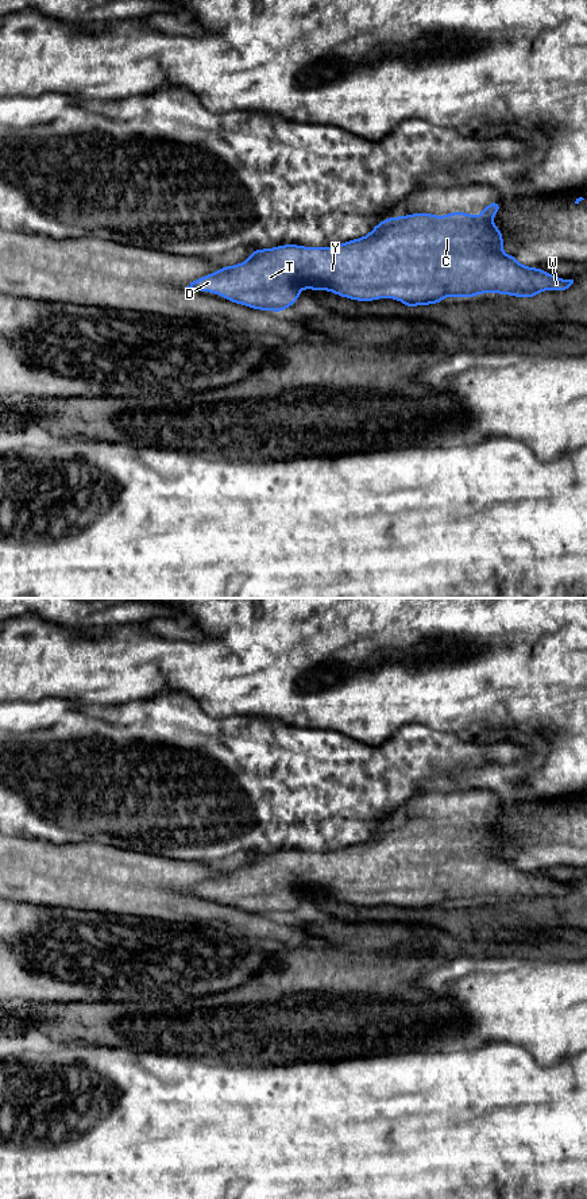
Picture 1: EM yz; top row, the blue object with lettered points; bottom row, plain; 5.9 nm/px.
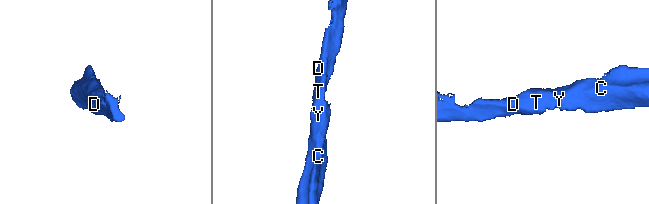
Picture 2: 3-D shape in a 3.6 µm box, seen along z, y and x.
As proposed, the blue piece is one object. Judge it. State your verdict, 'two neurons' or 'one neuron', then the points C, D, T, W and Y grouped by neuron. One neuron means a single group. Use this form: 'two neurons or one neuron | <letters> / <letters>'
one neuron | C D T W Y

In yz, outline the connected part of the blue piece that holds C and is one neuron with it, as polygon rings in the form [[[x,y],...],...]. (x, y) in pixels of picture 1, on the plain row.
[[[499,805],[487,809],[480,822],[476,824],[468,817],[449,817],[447,821],[437,821],[428,817],[418,817],[405,821],[395,821],[381,825],[368,840],[332,852],[305,852],[301,849],[279,849],[274,853],[256,853],[250,856],[250,863],[235,871],[221,871],[216,878],[206,879],[190,887],[186,892],[202,898],[212,897],[229,907],[236,907],[252,914],[274,915],[282,918],[294,910],[301,892],[310,897],[327,895],[339,902],[354,906],[379,906],[381,902],[401,905],[405,913],[422,910],[439,910],[445,902],[474,903],[482,898],[507,899],[520,903],[536,902],[542,895],[561,897],[568,894],[574,884],[555,882],[537,872],[522,871],[517,860],[506,860],[503,853],[503,837],[490,825],[502,814]]]

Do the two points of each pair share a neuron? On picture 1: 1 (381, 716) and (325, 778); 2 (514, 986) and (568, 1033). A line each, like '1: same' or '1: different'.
1: different
2: same

